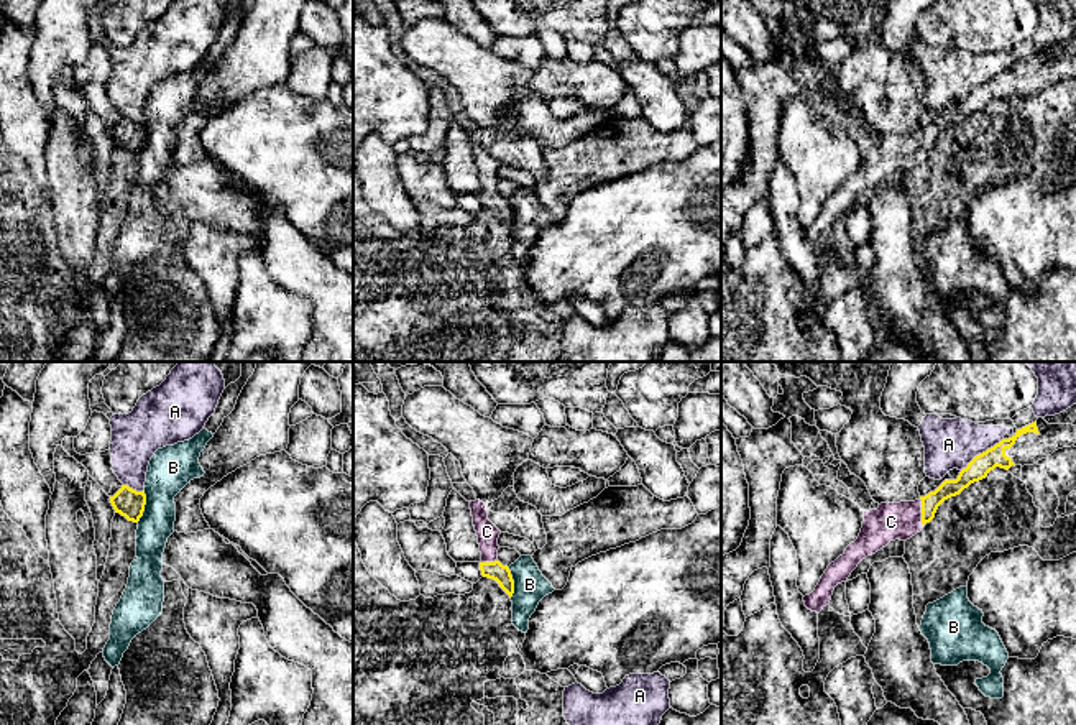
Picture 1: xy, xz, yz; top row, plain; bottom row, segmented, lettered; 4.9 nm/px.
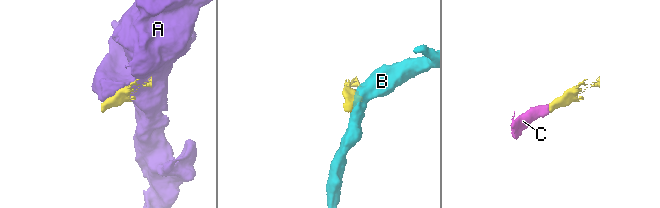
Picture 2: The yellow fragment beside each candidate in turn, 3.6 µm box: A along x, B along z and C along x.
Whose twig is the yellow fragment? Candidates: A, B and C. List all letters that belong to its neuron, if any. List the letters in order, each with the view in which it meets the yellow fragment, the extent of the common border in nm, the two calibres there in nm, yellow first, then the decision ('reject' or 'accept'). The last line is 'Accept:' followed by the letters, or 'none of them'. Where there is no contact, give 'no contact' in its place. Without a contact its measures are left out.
A: yz | 260 nm | 110/240 nm | reject
B: xy | 170 nm | 140/220 nm | reject
C: yz | 140 nm | 90/180 nm | accept
Accept: C

